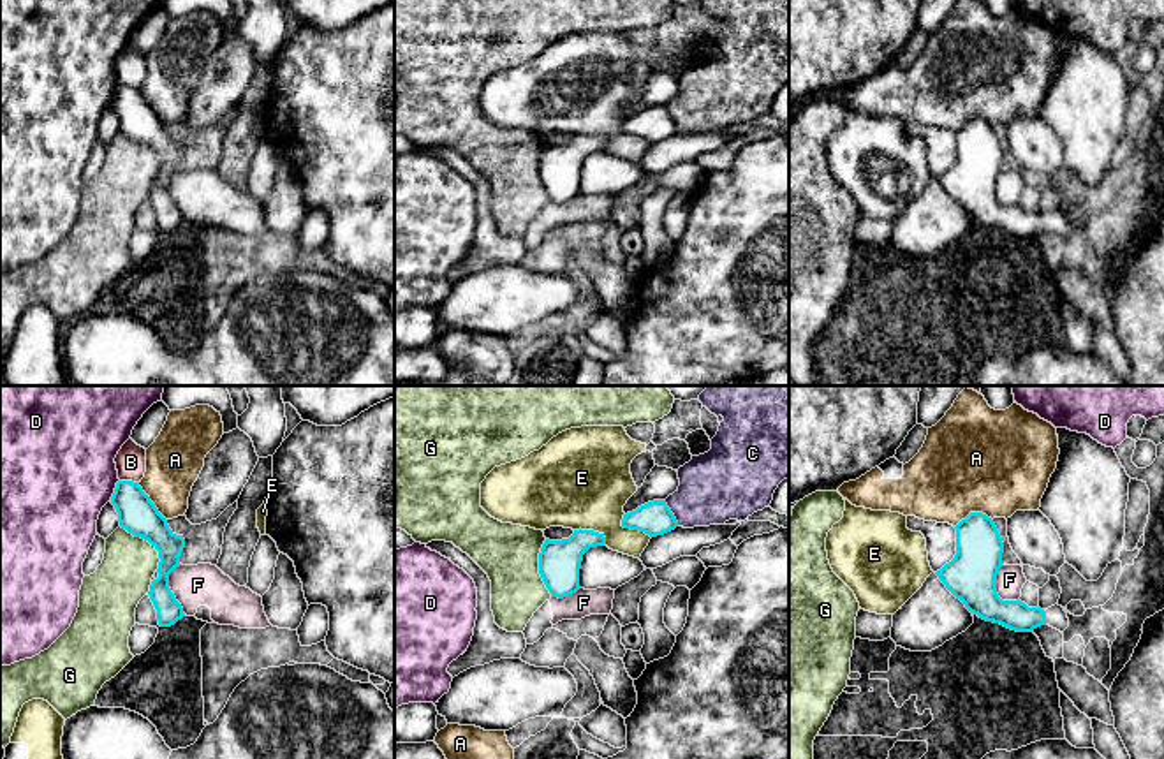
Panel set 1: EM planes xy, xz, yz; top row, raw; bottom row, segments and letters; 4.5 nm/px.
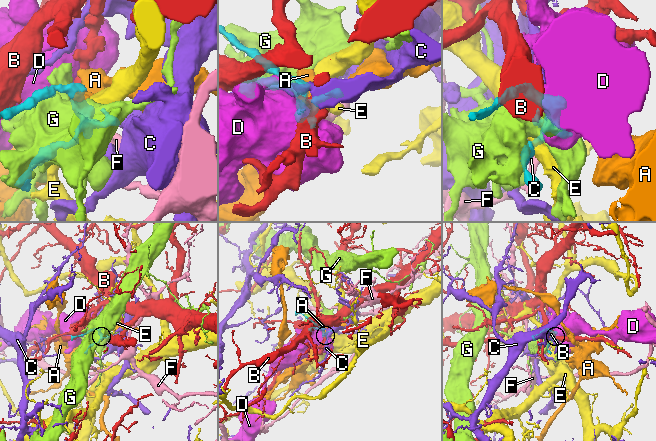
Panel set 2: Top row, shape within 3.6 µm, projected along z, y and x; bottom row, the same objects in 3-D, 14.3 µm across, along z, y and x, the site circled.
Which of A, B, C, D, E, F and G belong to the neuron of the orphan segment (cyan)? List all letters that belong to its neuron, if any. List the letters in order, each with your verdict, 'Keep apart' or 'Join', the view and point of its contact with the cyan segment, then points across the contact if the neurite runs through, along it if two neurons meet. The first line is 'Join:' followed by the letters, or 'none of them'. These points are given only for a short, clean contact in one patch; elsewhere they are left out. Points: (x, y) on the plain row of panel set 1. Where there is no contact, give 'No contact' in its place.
Join: none of them
A: Keep apart. Touches cyan at yz (972, 118)
B: Keep apart. Touches cyan at xy (129, 87). Boundary: xy (120, 85), (138, 88)
C: Keep apart. Touches cyan at xz (671, 118). Boundary: xz (664, 106), (678, 131)
D: Keep apart. Touches cyan at xy (115, 95). Boundary: xy (118, 85), (110, 106)
E: Keep apart. Touches cyan at xz (631, 134)
F: Keep apart. Touches cyan at xy (169, 194). Boundary: xy (180, 169), (169, 180), (169, 196), (185, 219)
G: Keep apart. Touches cyan at xy (148, 147)

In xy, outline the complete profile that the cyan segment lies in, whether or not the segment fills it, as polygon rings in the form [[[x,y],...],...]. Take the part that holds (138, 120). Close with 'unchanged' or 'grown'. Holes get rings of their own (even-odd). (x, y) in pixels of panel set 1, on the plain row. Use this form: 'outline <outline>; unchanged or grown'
outline [[[118,86],[111,109],[118,118],[120,132],[134,143],[148,146],[158,157],[158,183],[150,190],[150,204],[157,215],[160,232],[171,232],[185,222],[181,210],[169,194],[169,180],[180,173],[185,153],[183,141],[176,141],[158,118],[139,88]]]; unchanged

